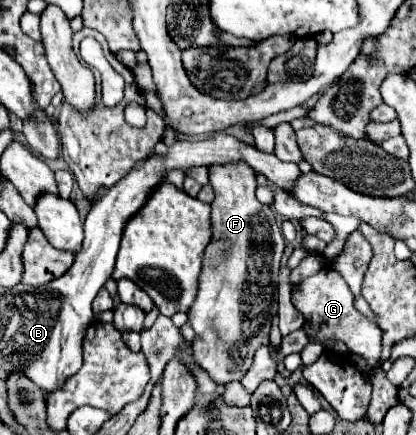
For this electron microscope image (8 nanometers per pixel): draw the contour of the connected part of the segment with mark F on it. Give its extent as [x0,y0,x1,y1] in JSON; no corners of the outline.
[188,163,282,385]

